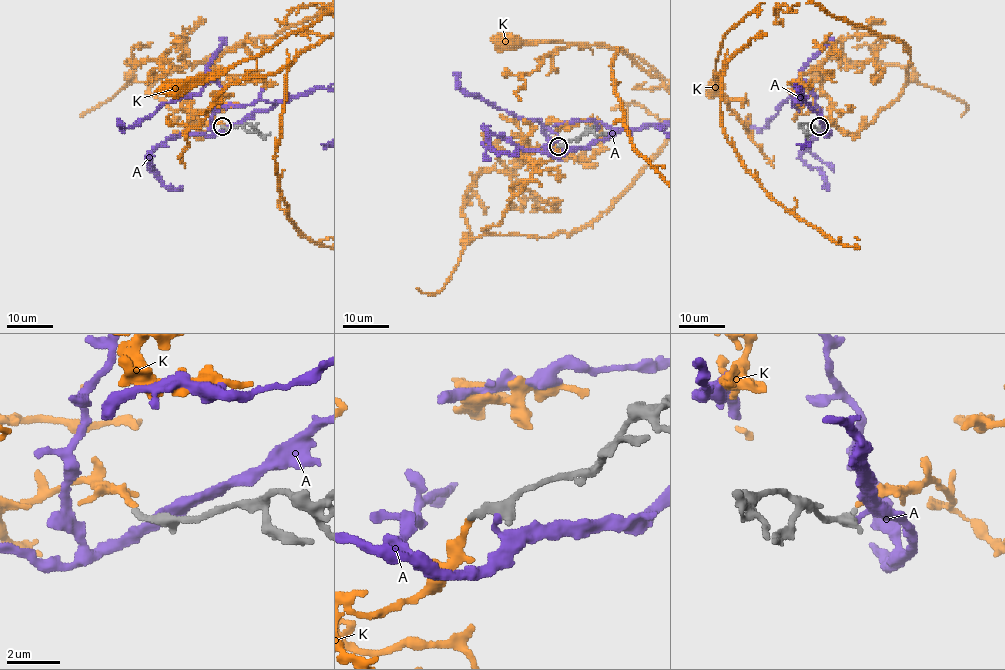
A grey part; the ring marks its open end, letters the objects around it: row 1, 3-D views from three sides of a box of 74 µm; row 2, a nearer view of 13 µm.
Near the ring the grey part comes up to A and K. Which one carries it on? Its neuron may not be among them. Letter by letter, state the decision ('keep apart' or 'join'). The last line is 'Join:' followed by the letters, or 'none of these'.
A: keep apart
K: join
Join: K

